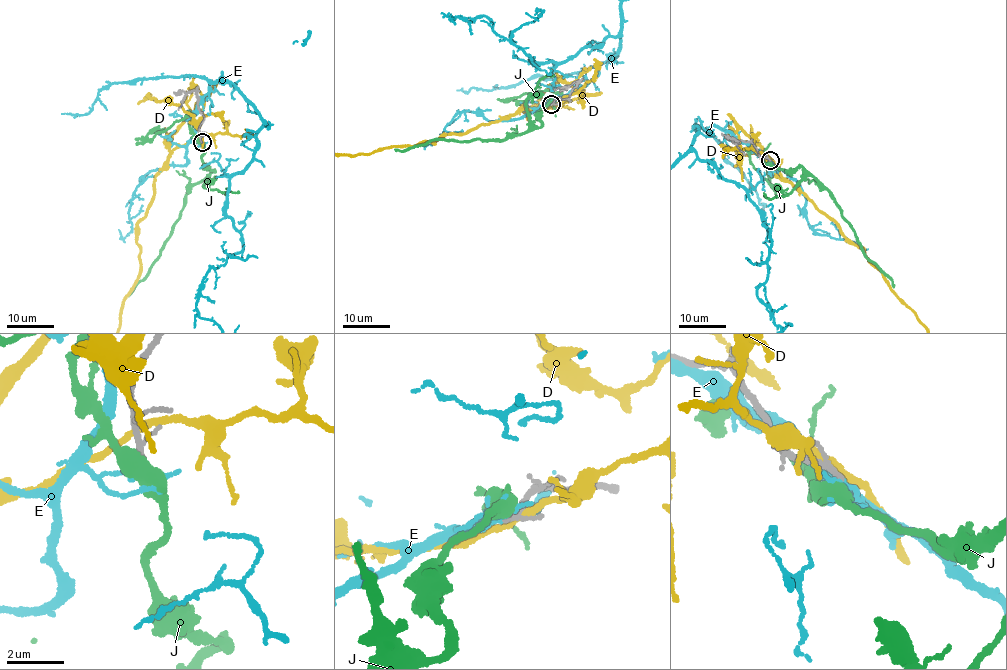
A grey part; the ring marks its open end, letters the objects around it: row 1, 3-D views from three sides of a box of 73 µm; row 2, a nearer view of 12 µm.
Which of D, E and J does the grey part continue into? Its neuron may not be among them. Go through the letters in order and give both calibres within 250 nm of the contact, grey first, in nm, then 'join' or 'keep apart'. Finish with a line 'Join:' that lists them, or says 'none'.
D: 170/220 nm | keep apart
E: 150/140 nm | keep apart
J: 160/500 nm | keep apart
Join: none

